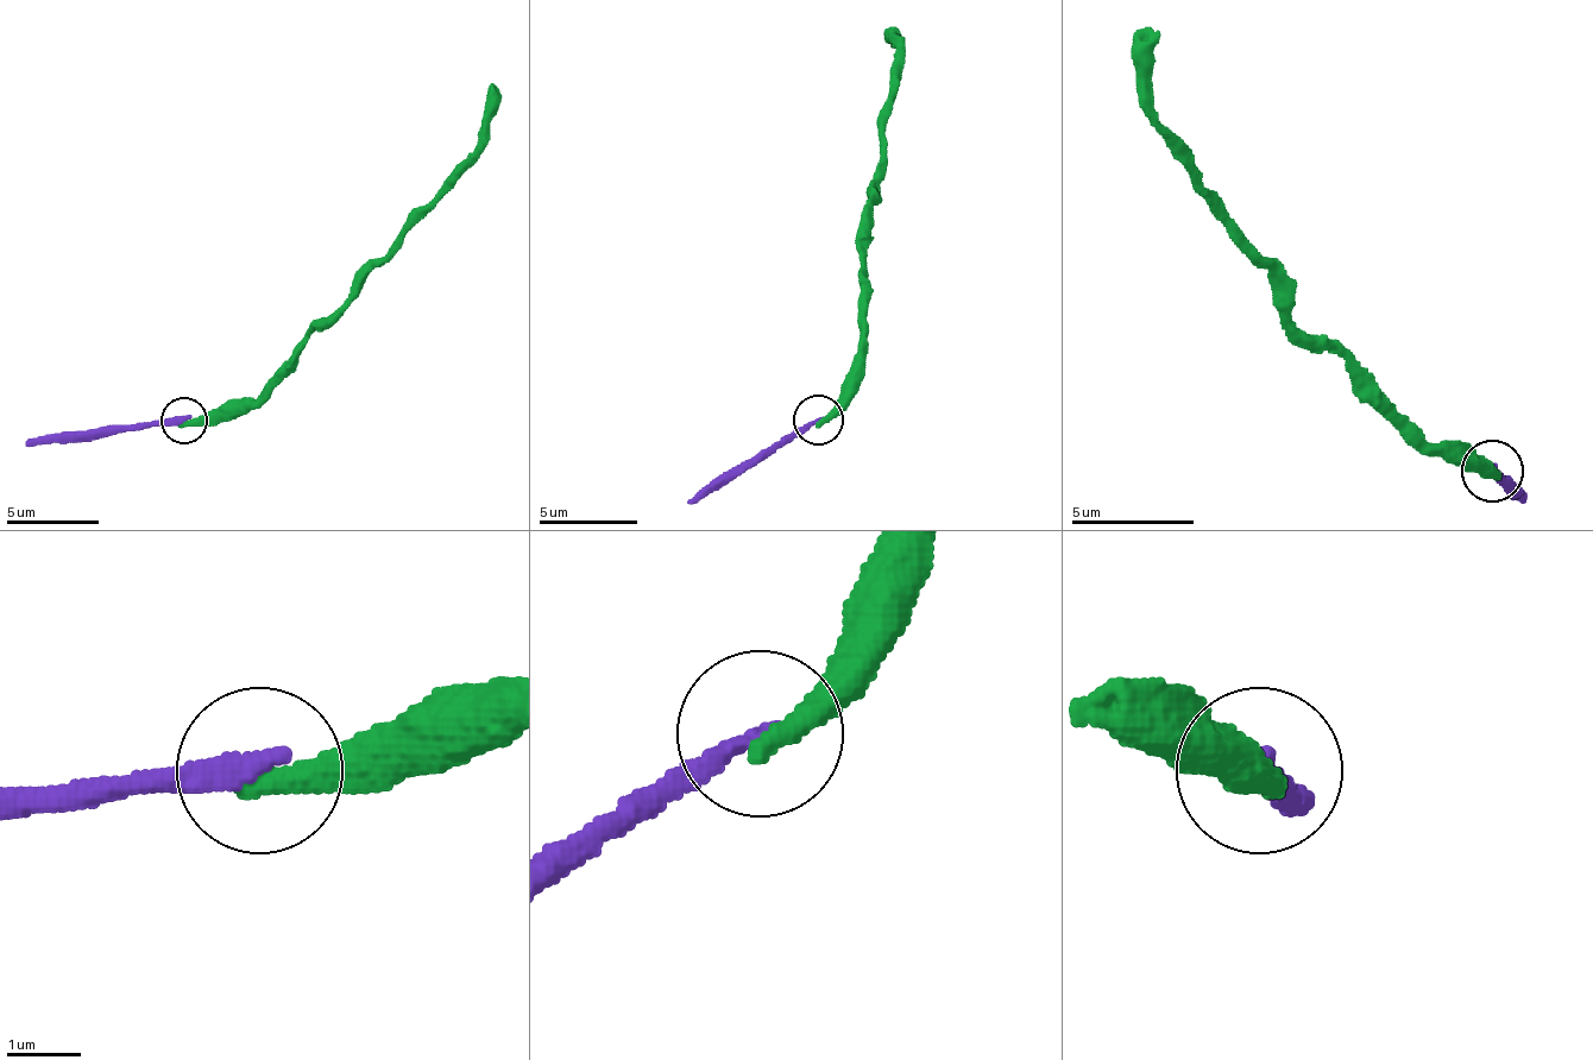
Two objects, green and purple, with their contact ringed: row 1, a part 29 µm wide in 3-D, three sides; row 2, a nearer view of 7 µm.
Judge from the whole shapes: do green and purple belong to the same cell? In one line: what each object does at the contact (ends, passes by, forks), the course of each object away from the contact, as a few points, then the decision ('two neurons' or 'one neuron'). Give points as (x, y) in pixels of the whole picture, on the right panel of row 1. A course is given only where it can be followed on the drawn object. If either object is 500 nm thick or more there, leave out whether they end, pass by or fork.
green ends | purple ends | green via (1494, 468), (1473, 458), (1409, 440), (1345, 360), (1304, 342), (1266, 269), (1213, 202), (1156, 117), (1148, 25) | purple via (1494, 468), (1521, 504) | one neuron

